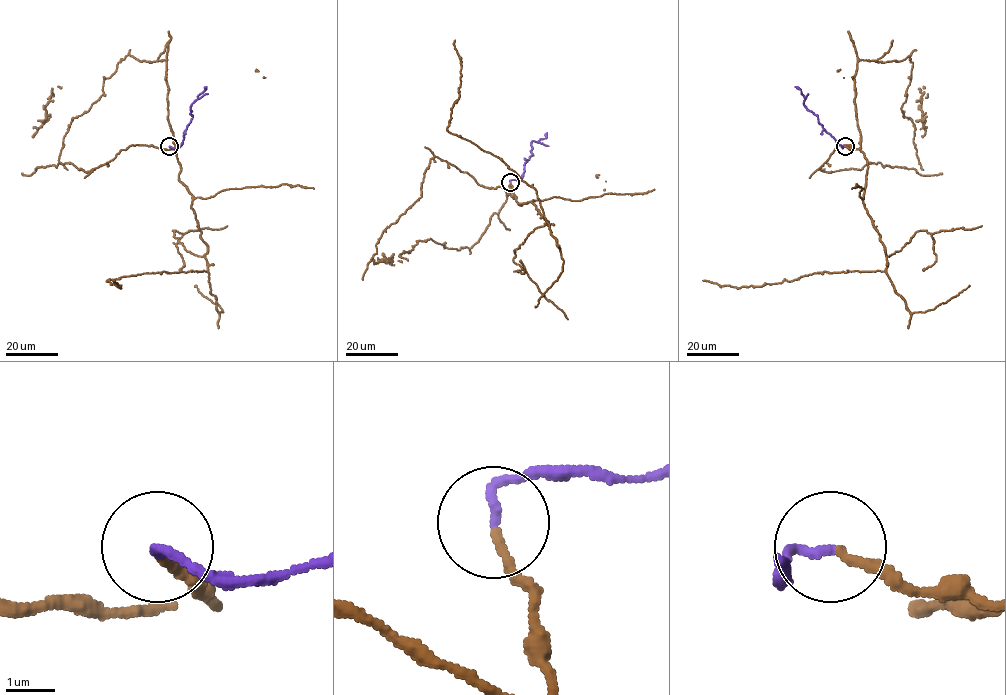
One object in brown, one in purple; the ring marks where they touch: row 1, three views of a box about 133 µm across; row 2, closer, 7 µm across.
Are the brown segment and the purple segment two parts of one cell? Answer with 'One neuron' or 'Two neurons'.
One neuron

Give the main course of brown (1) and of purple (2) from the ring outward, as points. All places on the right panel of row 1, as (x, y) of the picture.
1: (845, 146), (859, 149), (866, 160), (862, 203), (885, 247), (885, 270), (813, 273), (739, 288), (703, 280)
2: (845, 146), (842, 147), (826, 131), (817, 116), (805, 105), (801, 90), (795, 86)

